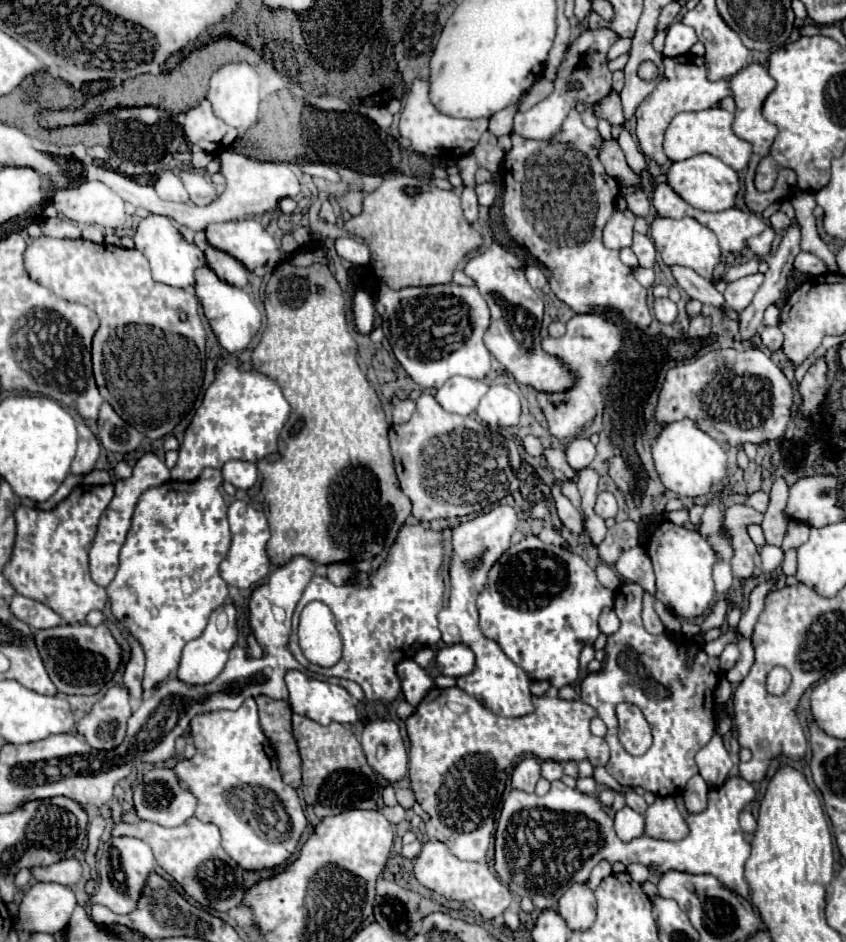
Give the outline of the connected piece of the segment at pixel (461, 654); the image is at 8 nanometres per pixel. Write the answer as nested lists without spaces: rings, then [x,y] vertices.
[[[456,643],[452,647],[444,647],[442,651],[438,651],[436,663],[442,675],[460,677],[460,675],[468,675],[474,669],[474,655],[466,645]]]

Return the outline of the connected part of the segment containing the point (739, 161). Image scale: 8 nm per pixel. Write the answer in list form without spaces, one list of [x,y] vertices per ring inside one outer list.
[[[710,107],[696,113],[678,113],[666,129],[664,153],[668,155],[670,161],[682,161],[698,153],[710,153],[720,161],[724,161],[726,165],[730,165],[734,171],[742,171],[750,161],[752,149],[750,149],[750,143],[740,141],[732,133],[732,119],[734,119],[732,113],[728,113],[722,107]]]

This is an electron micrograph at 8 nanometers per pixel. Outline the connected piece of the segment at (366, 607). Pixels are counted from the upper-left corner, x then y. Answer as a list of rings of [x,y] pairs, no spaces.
[[[404,525],[398,533],[396,543],[390,547],[390,553],[388,553],[386,561],[382,563],[382,567],[370,575],[368,587],[356,587],[354,583],[336,587],[326,577],[312,577],[308,583],[308,589],[304,591],[302,599],[296,605],[296,611],[292,617],[292,633],[298,627],[298,615],[300,615],[302,607],[310,601],[322,601],[330,607],[332,615],[336,617],[336,625],[340,627],[344,651],[342,651],[340,663],[336,663],[334,667],[324,669],[318,665],[310,665],[302,657],[302,651],[294,651],[294,635],[292,635],[290,651],[294,653],[296,661],[302,663],[306,669],[320,673],[325,677],[342,677],[342,679],[356,681],[364,689],[368,701],[380,701],[384,705],[392,703],[402,691],[400,677],[396,673],[398,661],[410,659],[420,649],[424,649],[428,645],[436,645],[440,641],[440,629],[438,629],[438,619],[436,619],[438,611],[442,609],[442,595],[444,595],[444,581],[440,575],[440,559],[442,559],[442,535],[440,535],[440,531],[430,531],[430,529],[424,529],[422,525],[414,525],[414,527]]]

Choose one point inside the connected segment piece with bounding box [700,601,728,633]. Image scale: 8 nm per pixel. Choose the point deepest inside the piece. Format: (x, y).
(718, 614)

